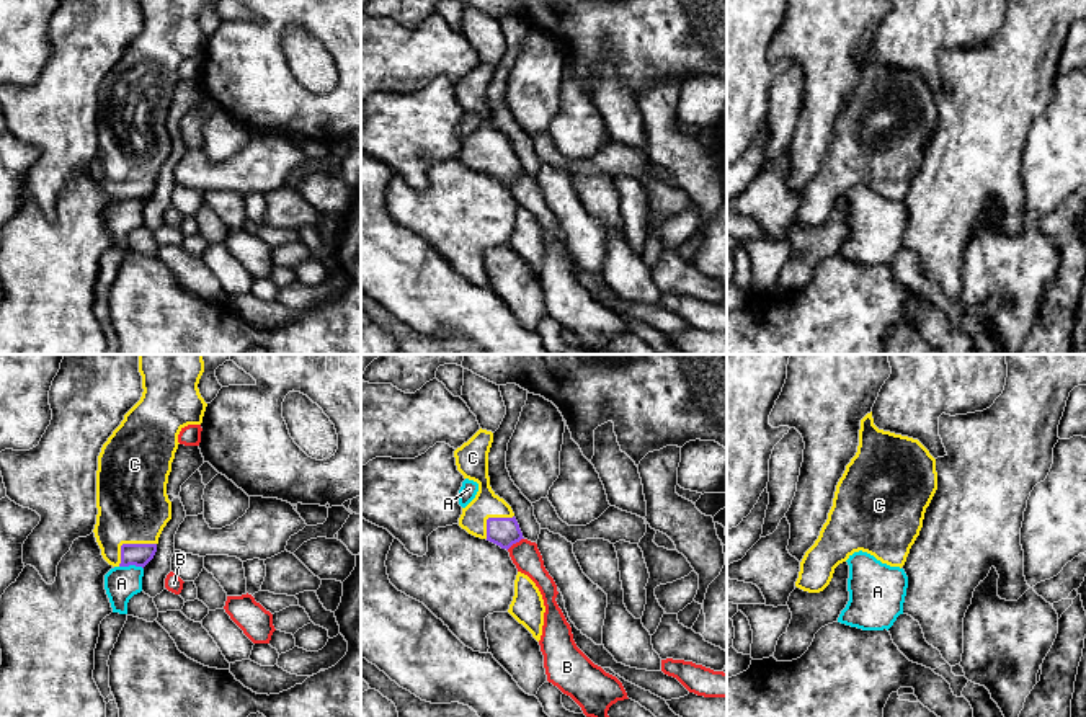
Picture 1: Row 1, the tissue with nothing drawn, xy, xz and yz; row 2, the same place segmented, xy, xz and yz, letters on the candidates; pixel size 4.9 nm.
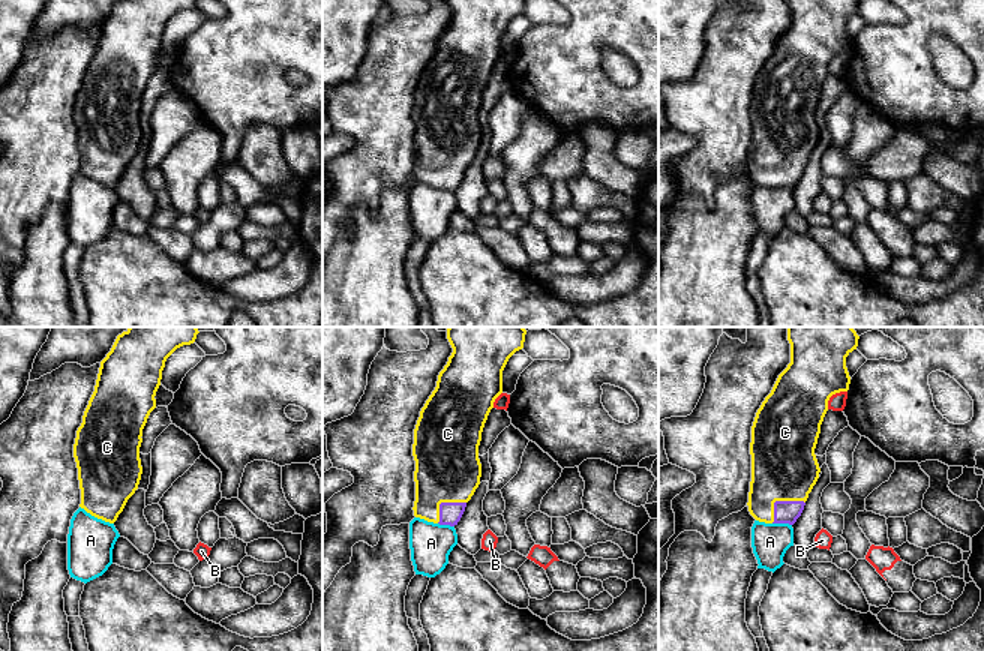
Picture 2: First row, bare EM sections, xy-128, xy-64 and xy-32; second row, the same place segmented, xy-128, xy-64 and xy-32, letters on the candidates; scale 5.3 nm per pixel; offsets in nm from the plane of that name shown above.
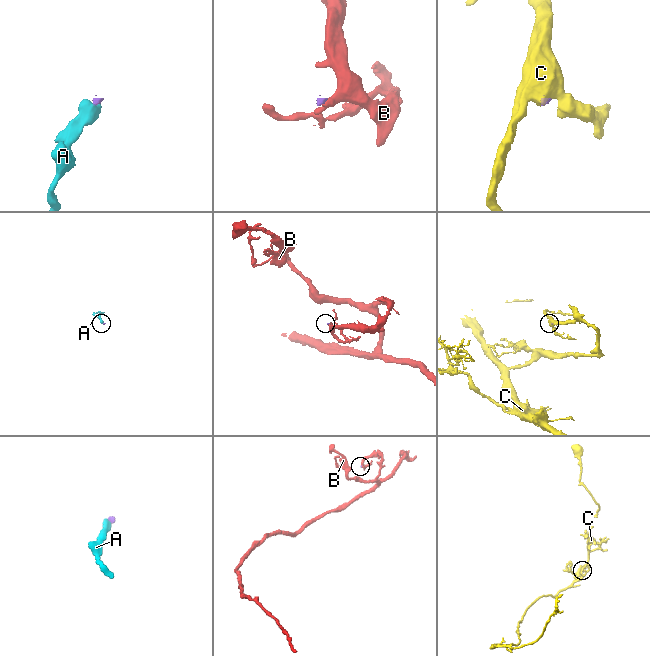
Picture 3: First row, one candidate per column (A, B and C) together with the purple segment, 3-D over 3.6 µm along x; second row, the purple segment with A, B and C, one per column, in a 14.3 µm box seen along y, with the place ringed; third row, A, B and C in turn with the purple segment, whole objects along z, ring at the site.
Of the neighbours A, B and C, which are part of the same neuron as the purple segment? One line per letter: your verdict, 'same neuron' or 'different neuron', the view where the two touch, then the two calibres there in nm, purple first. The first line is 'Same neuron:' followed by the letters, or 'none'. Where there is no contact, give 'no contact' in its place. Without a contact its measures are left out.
Same neuron: C
A: different neuron; meets purple in xy; 110 nm thick on the purple side, 170 nm on the other
B: different neuron; meets purple in xz; 140 nm thick on the purple side, 140 nm on the other
C: same neuron; meets purple in xy; 110 nm thick on the purple side, 360 nm on the other

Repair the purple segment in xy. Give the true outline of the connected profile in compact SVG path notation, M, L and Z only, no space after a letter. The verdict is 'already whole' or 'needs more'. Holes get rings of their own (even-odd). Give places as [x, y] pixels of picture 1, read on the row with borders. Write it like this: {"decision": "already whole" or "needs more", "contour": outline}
{"decision": "needs more", "contour": "M139 354L142 397L124 415L103 444L96 470L95 537L103 559L113 567L145 567L157 552L158 537L171 519L167 495L178 434L188 425L201 425L207 403L198 384L204 372L203 354Z"}

